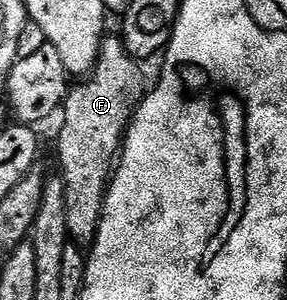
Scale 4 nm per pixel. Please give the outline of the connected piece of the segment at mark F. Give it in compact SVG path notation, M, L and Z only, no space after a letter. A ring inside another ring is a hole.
M104 35L103 49L99 51L99 63L91 71L90 76L70 89L62 108L65 110L65 126L57 141L59 147L59 164L63 185L65 186L65 214L69 221L69 234L71 243L80 246L94 244L99 233L99 223L103 217L103 203L107 197L107 186L111 183L111 177L117 167L117 161L121 155L123 137L131 120L135 117L135 111L139 109L139 103L143 101L145 87L143 88L143 72L140 61L133 59L122 39L118 35Z

